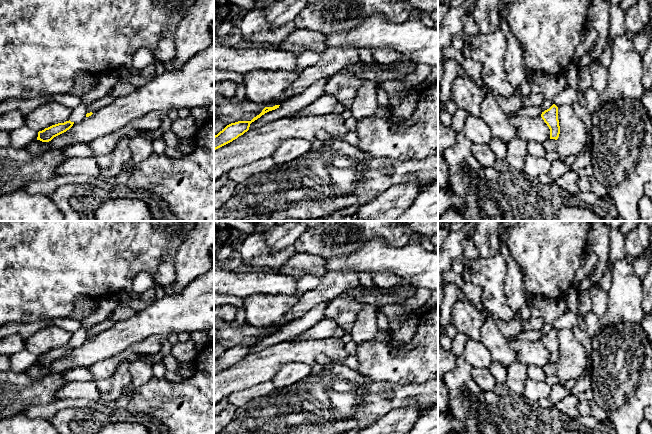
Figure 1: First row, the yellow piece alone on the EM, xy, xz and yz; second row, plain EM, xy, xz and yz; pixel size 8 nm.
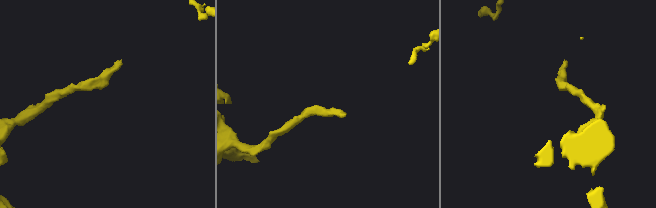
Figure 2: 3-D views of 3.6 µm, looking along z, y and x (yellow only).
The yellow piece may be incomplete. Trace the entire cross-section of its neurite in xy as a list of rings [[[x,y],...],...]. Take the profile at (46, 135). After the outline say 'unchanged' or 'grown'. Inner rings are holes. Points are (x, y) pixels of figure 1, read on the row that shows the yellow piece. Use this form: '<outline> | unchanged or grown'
[[[66,121],[64,123],[58,123],[55,125],[52,125],[48,128],[45,128],[42,131],[38,132],[37,140],[40,140],[42,142],[49,142],[54,137],[66,132],[73,126],[74,122]]] | unchanged

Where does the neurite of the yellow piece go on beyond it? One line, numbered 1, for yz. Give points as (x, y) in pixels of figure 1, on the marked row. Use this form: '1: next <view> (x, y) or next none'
1: next none

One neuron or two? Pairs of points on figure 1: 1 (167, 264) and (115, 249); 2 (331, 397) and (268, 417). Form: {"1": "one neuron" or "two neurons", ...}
{"1": "two neurons", "2": "one neuron"}

